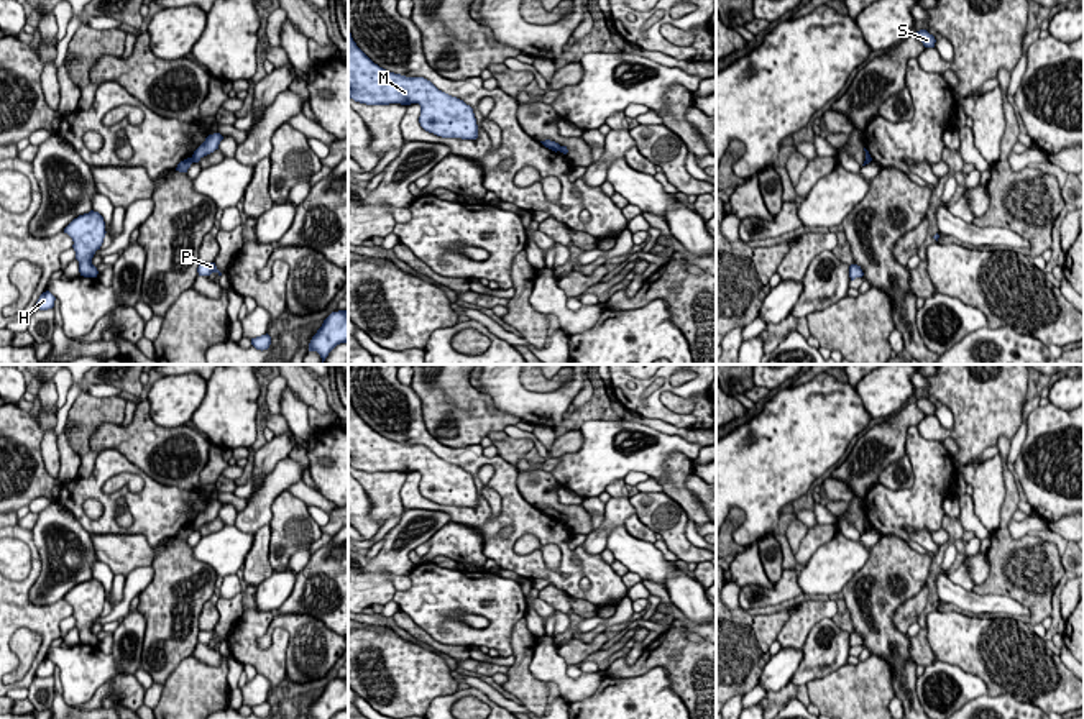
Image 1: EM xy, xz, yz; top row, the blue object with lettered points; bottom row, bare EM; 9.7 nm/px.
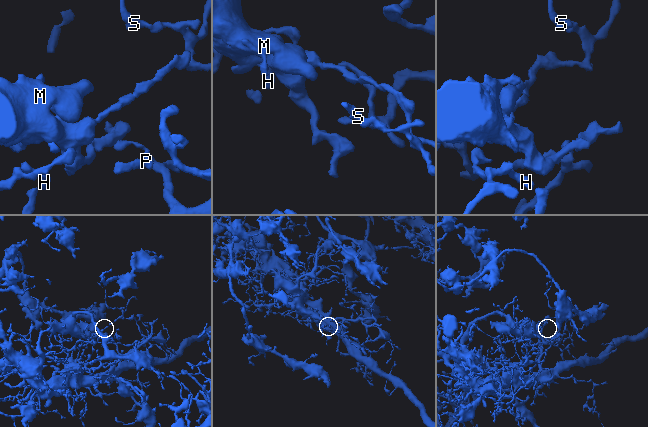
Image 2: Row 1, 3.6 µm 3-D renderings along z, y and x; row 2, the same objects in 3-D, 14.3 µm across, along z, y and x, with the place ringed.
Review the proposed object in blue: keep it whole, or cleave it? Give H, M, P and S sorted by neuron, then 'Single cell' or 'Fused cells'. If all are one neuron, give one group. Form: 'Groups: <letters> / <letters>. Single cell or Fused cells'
Groups: H P S / M. Fused cells

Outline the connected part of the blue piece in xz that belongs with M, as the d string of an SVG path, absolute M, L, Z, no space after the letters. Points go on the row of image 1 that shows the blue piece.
M348 30L348 97L366 105L420 105L420 126L442 138L476 140L473 108L424 77L406 77L374 64Z

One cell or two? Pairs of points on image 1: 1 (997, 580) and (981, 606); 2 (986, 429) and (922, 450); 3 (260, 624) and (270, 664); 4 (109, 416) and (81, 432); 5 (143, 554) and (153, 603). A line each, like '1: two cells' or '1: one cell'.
1: two cells
2: two cells
3: one cell
4: one cell
5: two cells

